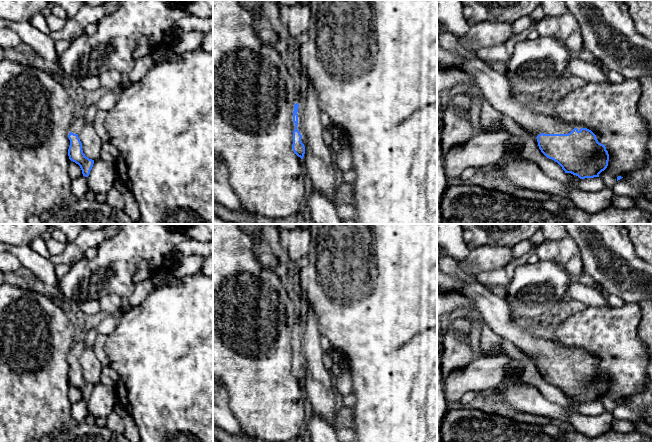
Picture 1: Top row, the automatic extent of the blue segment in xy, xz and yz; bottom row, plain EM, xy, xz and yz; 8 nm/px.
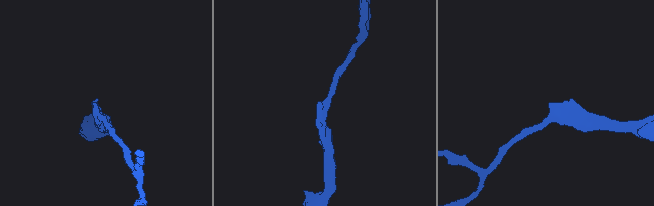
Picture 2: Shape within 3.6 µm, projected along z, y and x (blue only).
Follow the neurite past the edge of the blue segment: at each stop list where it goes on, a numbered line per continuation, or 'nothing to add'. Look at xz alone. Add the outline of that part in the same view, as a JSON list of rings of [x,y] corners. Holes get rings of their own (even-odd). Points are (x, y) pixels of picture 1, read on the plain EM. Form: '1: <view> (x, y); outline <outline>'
1: xz (300, 316); outline [[[303,311],[298,312],[297,314],[297,325],[296,327],[299,328],[298,331],[298,350],[297,353],[300,356],[300,358],[303,358],[303,341],[304,341],[304,330],[305,330],[305,315]]]

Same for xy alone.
1: xy (79, 346); outline [[[77,338],[77,340],[75,341],[75,343],[73,344],[70,350],[70,356],[74,358],[79,358],[86,348],[87,347],[84,343],[84,340]]]

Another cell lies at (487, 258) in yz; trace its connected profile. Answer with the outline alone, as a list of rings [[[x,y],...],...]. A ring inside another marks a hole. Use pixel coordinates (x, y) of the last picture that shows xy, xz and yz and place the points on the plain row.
[[[485,245],[470,249],[467,257],[459,261],[459,266],[465,273],[476,277],[479,273],[506,268],[516,258],[511,248]]]

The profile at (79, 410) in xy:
[[[81,400],[75,404],[72,404],[71,414],[73,422],[84,422],[84,419],[89,414],[88,402]]]

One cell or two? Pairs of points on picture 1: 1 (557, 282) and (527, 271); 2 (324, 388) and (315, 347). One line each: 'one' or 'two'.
1: one
2: one

